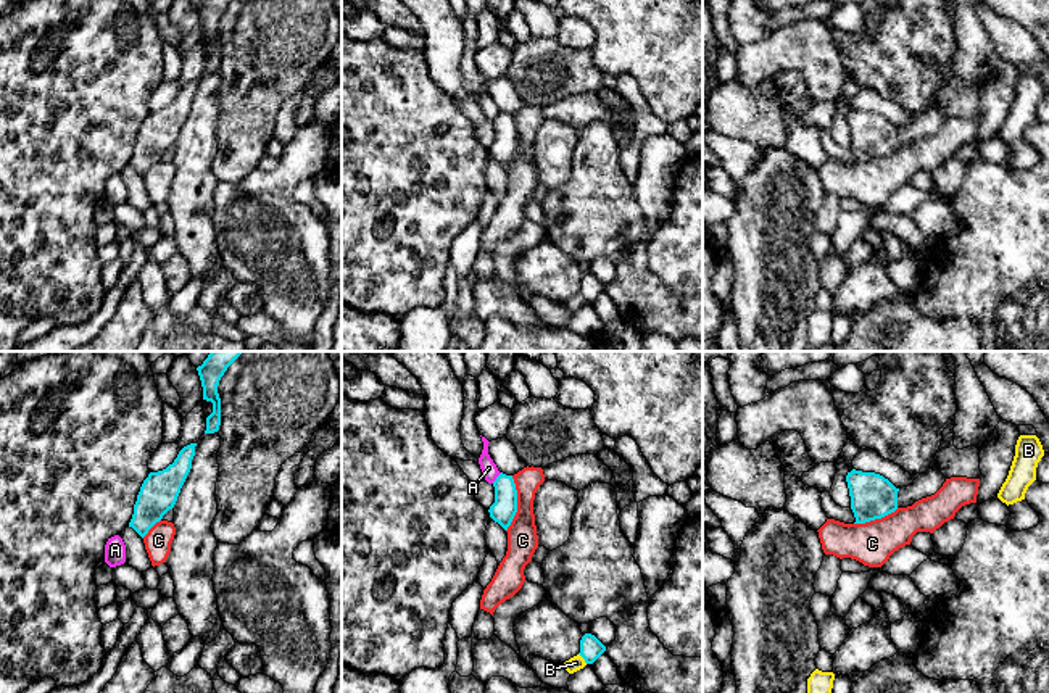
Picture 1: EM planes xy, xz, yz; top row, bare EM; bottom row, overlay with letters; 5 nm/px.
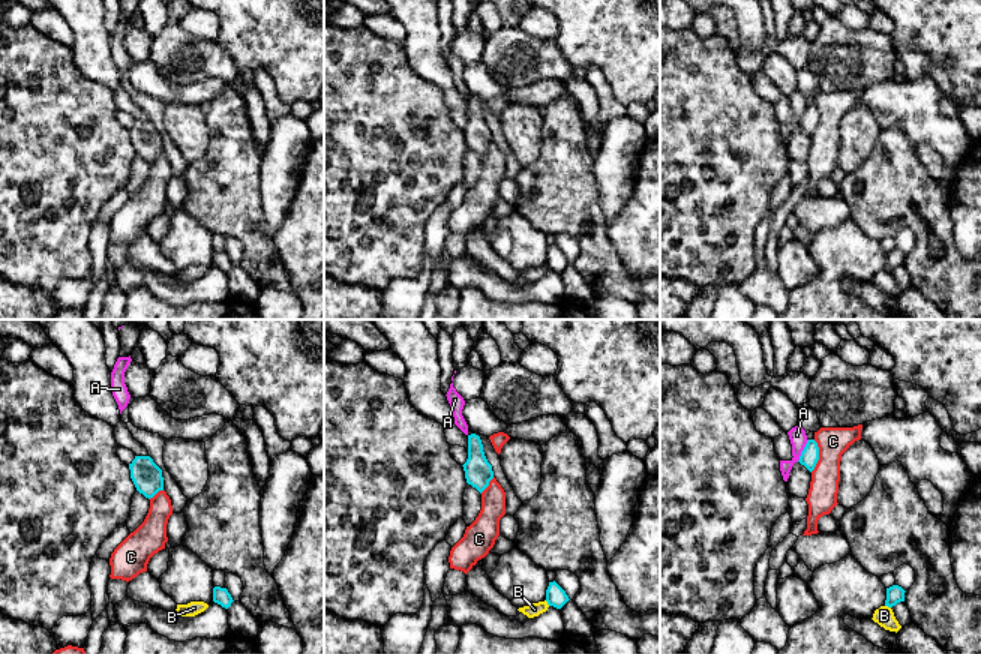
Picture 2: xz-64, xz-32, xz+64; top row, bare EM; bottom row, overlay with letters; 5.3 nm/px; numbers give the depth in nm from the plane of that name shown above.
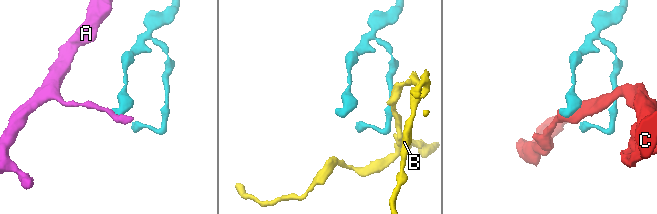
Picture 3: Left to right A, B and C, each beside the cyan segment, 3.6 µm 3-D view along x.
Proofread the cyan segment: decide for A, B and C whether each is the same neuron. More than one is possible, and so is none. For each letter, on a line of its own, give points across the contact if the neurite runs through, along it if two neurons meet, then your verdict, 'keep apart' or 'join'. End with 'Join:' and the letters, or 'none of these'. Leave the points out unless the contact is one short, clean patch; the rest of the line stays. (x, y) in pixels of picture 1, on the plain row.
A: border xz (501, 112), (492, 121); keep apart
B: border xz (579, 292), (587, 302); keep apart
C: border xz (513, 115), (516, 153), (506, 170); keep apart
Join: none of these

